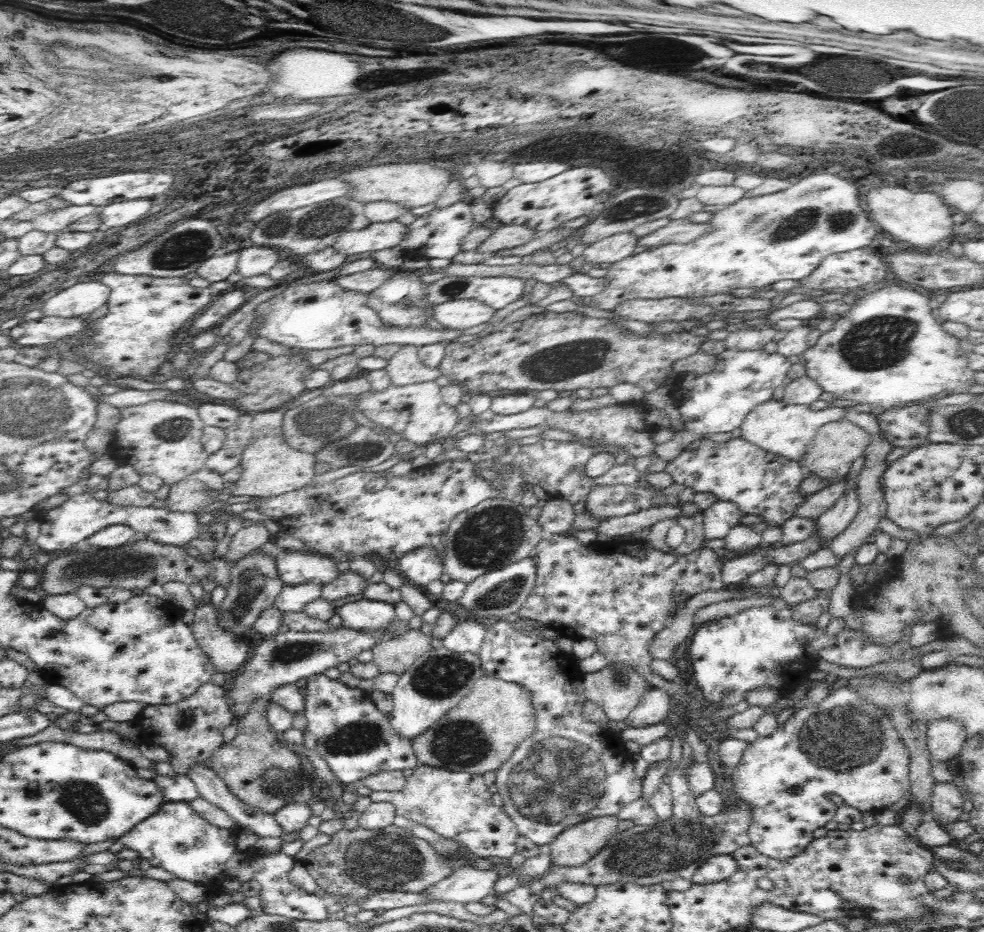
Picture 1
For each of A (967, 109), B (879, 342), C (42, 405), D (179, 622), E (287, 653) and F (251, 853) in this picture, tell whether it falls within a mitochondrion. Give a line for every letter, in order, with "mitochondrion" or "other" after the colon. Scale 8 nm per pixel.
A: mitochondrion
B: mitochondrion
C: mitochondrion
D: other
E: mitochondrion
F: other

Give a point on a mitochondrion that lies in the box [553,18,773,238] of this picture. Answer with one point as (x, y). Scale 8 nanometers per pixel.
(617, 216)

